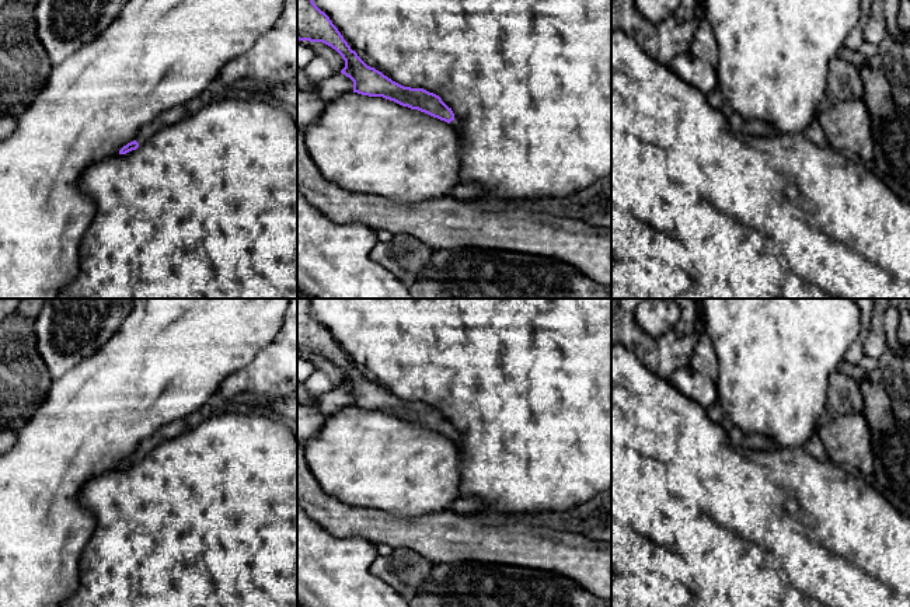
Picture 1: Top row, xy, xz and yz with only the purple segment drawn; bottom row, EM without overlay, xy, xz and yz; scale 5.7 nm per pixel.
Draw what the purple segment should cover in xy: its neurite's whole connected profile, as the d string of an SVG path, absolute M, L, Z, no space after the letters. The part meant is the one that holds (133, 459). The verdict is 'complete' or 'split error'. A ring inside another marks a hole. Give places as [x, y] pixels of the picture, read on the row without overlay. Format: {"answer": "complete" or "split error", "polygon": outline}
{"answer": "split error", "polygon": "M184 419L174 421L174 422L164 425L161 429L154 432L151 436L140 440L136 447L135 454L128 457L126 460L123 460L119 464L119 468L126 468L132 464L136 464L140 457L149 454L151 450L154 450L161 443L179 436L186 429L188 429L188 426Z"}

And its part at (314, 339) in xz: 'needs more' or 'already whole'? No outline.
needs more

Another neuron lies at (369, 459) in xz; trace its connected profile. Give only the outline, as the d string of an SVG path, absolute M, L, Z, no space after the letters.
M351 405L328 415L320 433L304 447L304 457L321 488L352 506L381 509L398 516L415 516L443 512L460 498L461 475L457 444L444 435L383 411Z

